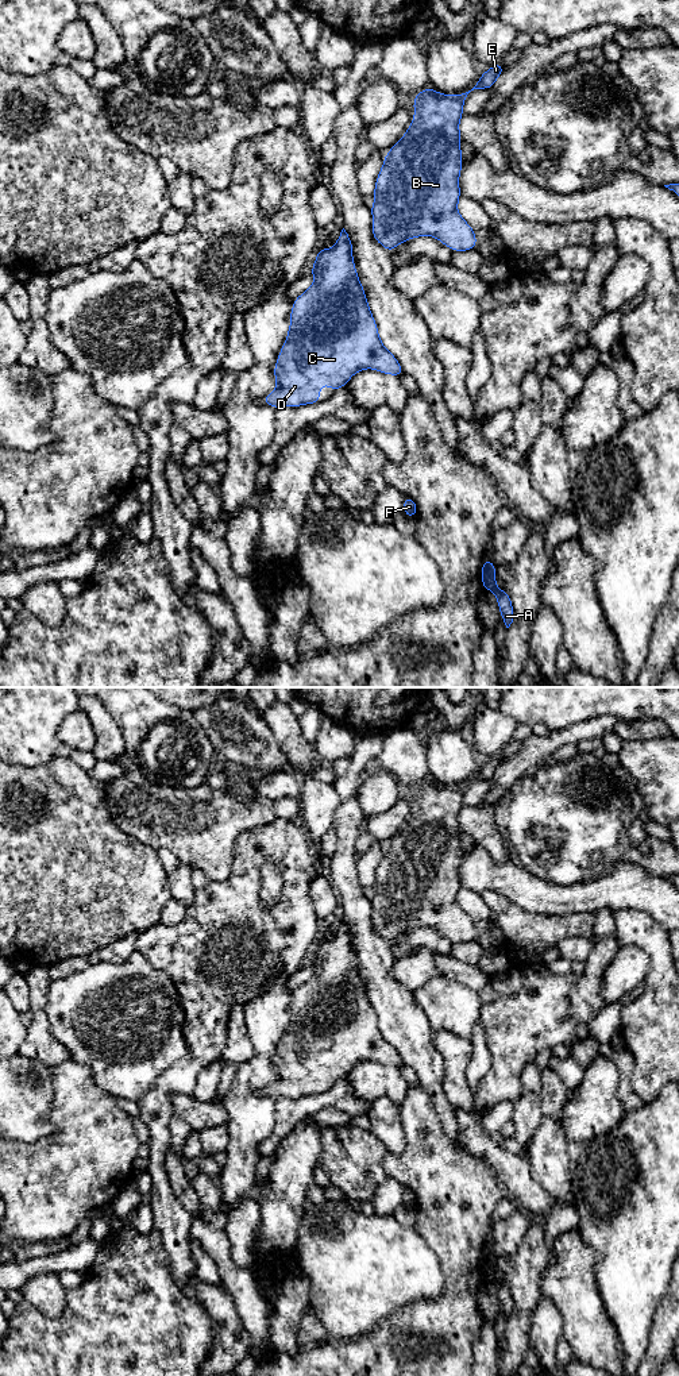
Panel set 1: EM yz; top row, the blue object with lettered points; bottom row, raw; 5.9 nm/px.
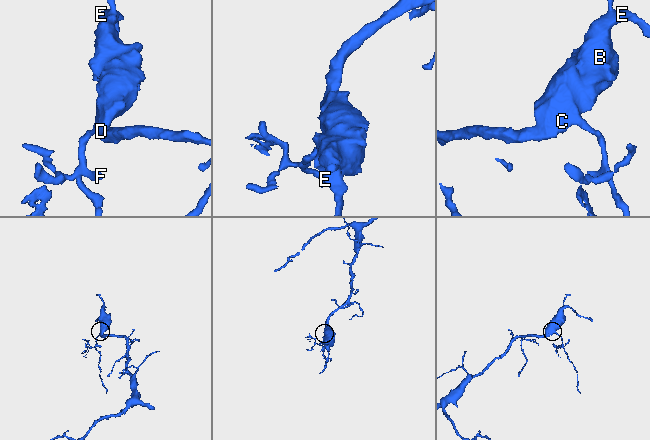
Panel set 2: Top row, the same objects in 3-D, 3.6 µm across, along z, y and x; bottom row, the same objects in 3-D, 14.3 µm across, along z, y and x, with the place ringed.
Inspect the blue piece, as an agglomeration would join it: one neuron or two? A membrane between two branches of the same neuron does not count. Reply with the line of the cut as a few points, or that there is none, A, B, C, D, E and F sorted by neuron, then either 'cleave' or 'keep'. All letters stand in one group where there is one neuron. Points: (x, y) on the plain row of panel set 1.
no cut | A B C D E F | keep

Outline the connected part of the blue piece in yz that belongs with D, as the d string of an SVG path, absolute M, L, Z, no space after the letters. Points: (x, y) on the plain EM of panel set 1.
M343 920L333 940L323 938L310 960L315 975L298 987L290 1005L288 1030L274 1057L277 1080L262 1090L275 1101L320 1094L320 1075L337 1082L363 1060L401 1068L404 1061L379 1030L377 1014L358 970L352 934Z

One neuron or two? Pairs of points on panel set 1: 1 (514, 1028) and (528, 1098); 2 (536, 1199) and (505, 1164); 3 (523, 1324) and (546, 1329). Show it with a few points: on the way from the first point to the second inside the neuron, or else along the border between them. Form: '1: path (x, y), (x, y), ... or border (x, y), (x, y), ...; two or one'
1: border (536, 1060), (521, 1071), (524, 1091), (514, 1101); two
2: path (528, 1191), (513, 1172); one
3: border (541, 1297), (531, 1321), (528, 1349); two

